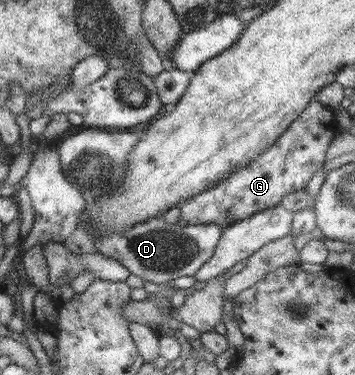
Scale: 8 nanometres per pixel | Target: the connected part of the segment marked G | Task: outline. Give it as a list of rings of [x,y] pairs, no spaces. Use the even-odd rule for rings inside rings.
[[[312,99],[289,127],[261,155],[252,159],[243,169],[205,191],[191,195],[180,205],[180,218],[188,224],[215,224],[227,227],[232,223],[279,205],[281,197],[302,190],[313,174],[322,167],[324,157],[337,127],[335,110]]]

